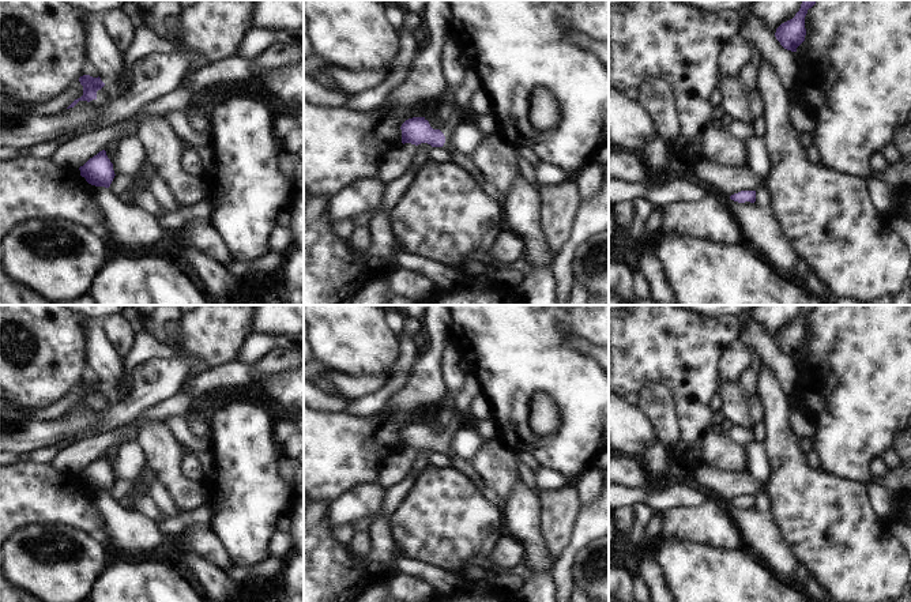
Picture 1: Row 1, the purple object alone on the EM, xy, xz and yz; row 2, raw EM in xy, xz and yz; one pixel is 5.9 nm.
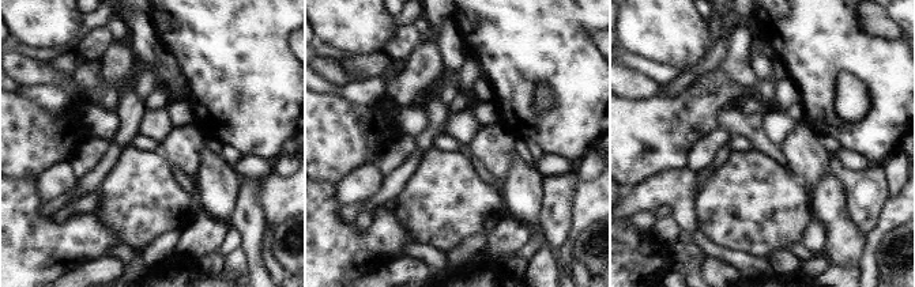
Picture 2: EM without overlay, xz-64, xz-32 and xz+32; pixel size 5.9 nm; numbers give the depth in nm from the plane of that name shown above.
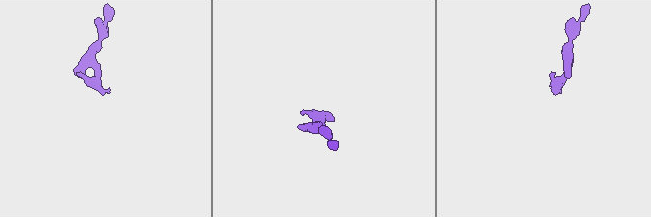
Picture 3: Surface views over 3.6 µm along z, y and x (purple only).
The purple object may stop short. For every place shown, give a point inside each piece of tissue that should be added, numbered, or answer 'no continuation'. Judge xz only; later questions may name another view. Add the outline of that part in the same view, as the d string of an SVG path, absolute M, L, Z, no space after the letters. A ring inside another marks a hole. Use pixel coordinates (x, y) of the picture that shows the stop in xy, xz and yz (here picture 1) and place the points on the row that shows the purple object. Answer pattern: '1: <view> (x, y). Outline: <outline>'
1: xz (458, 115). Outline: M456 108L449 117L443 123L440 131L444 133L445 136L445 143L443 146L444 150L449 151L452 154L452 162L456 163L458 166L463 168L470 177L474 180L474 183L478 185L478 188L488 195L489 197L494 197L498 199L497 193L494 192L493 188L490 188L482 178L481 173L478 172L478 169L474 166L474 163L471 162L470 157L459 153L456 150L456 147L451 143L451 135L452 131L455 129L455 127L463 121L468 118L467 116L467 110L466 109L459 109Z

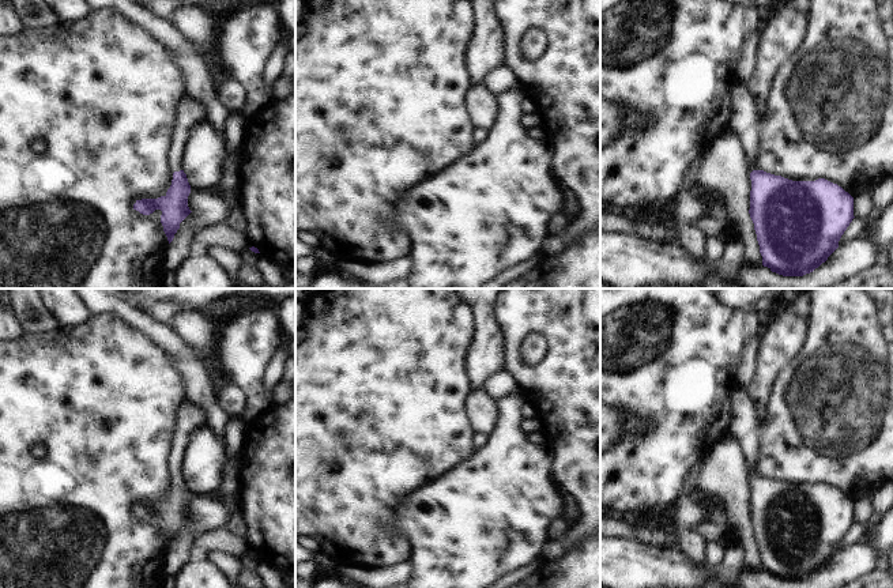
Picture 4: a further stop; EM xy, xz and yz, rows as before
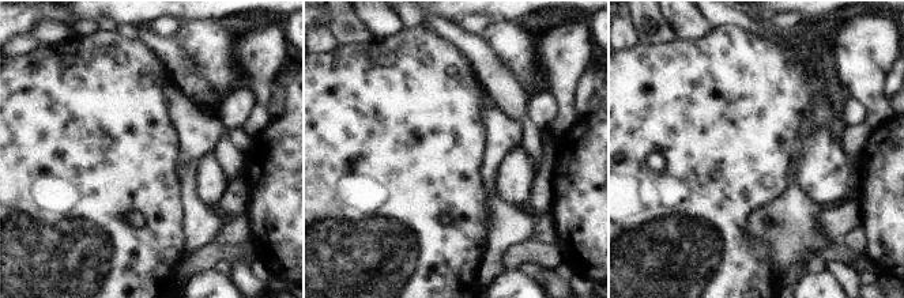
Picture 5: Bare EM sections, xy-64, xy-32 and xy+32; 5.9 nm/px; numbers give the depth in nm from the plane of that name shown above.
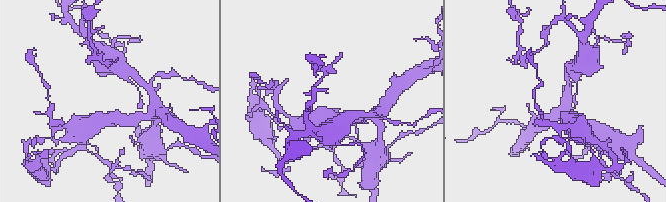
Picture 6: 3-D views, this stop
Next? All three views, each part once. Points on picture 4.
1: xy (189, 113). Outline: M188 94L177 105L176 140L170 151L173 172L184 170L186 146L195 129L208 121L207 108Z

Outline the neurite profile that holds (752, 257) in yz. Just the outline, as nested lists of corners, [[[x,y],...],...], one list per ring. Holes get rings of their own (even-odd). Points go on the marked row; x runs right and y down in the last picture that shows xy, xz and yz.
[[[724,129],[713,140],[701,161],[697,186],[717,188],[727,196],[730,206],[739,214],[742,223],[743,264],[754,268],[762,267],[754,223],[749,214],[750,172],[735,131]]]

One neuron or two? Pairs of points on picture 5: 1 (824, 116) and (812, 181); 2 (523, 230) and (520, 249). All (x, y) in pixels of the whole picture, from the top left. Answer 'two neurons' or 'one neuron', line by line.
1: one neuron
2: two neurons

